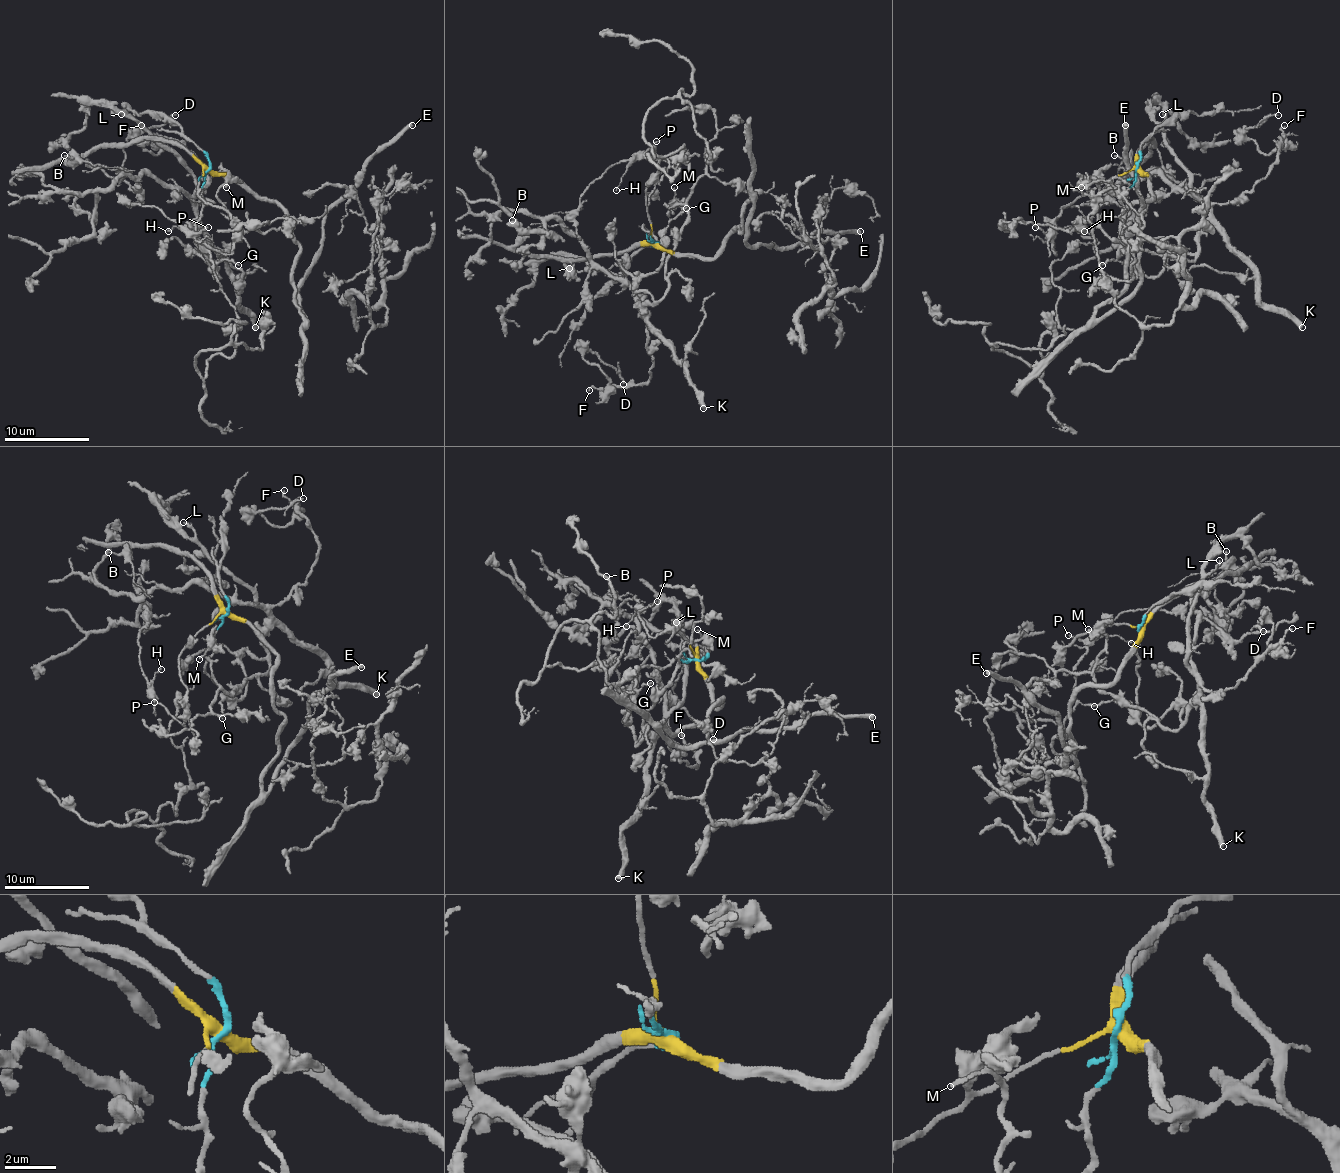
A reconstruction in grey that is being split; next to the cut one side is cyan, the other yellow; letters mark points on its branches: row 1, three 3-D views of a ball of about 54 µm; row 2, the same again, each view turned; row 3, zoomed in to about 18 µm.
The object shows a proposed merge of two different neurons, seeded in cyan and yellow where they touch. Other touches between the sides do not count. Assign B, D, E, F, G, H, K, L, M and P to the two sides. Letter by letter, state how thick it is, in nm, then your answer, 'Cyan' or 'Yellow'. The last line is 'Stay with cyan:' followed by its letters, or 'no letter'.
B: Thickness 130 nm. Yellow
D: Thickness 160 nm. Cyan
E: Thickness 420 nm. Yellow
F: Thickness 150 nm. Cyan
G: Thickness 170 nm. Cyan
H: Thickness 120 nm. Yellow
K: Thickness 500 nm. Cyan
L: Thickness 200 nm. Cyan
M: Thickness 150 nm. Cyan
P: Thickness 140 nm. Yellow
Stay with cyan: D, F, G, K, L, M

